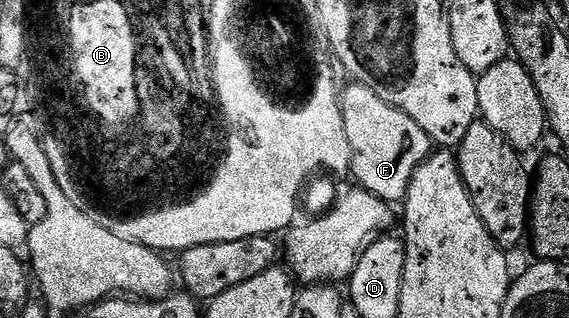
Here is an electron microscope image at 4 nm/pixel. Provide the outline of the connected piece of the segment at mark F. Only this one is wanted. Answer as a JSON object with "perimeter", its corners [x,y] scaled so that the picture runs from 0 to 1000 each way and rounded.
{"perimeter":[[[617,258],[610,286],[598,299],[601,330],[601,377],[605,381],[605,418],[612,418],[612,456],[615,459],[615,538],[634,597],[668,619],[687,645],[705,642],[717,607],[717,582],[731,544],[731,531],[759,481],[756,462],[756,425],[719,362],[705,349],[687,314],[675,305],[661,305],[654,280],[647,280],[638,261]]]}

